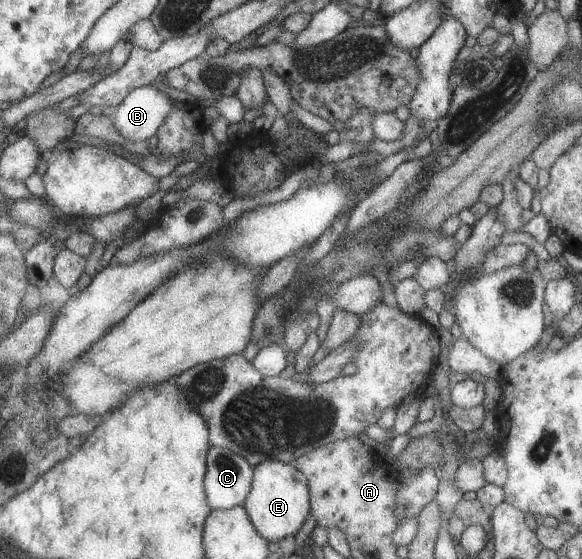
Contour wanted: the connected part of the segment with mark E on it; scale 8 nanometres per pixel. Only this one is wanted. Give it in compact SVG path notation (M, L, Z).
M267 460L252 467L251 488L245 497L245 512L253 528L267 542L294 536L310 512L309 489L305 475L292 464Z

